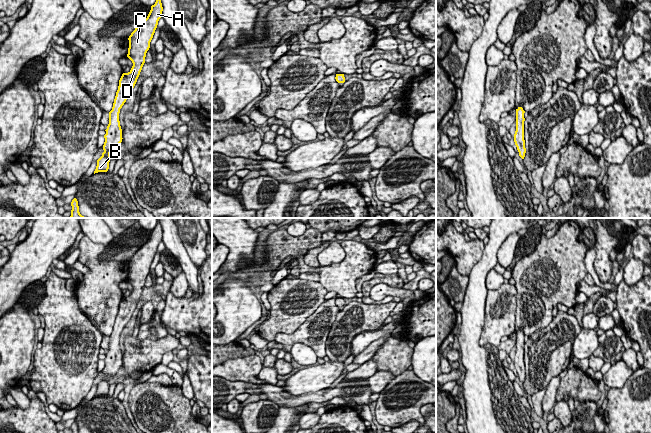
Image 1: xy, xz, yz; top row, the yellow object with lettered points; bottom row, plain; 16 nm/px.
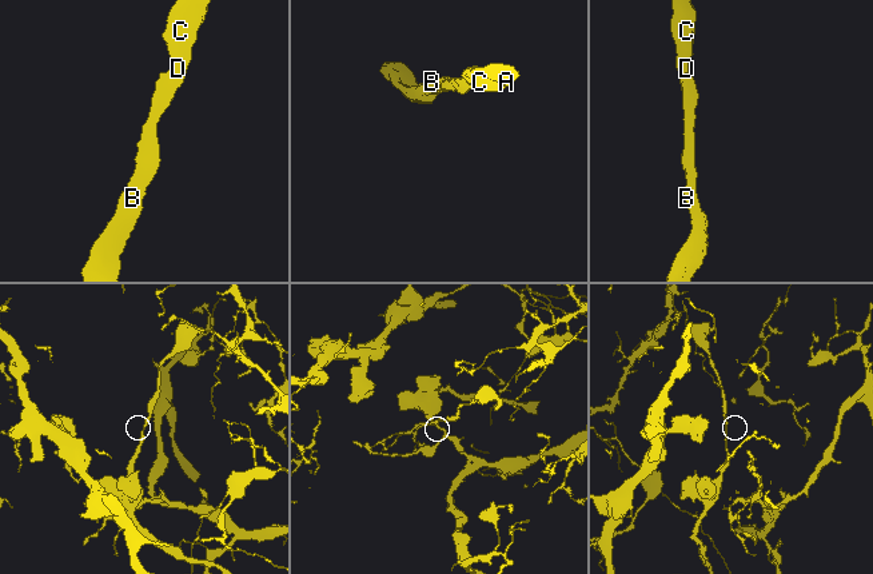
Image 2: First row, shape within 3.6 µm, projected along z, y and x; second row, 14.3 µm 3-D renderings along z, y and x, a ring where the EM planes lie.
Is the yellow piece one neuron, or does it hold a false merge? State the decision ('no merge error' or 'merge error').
merge error

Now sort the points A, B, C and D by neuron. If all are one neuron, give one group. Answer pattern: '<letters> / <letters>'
A C D / B

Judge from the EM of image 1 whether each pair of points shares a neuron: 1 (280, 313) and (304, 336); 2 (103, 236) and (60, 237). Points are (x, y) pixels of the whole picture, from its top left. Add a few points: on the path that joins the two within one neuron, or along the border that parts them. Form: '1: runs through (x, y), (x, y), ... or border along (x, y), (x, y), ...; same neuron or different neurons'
1: border along (314, 312), (292, 333), (278, 333), (275, 337); different neurons
2: border along (80, 228), (82, 232); different neurons

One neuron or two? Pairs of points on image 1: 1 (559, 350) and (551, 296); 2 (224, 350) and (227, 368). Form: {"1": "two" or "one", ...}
{"1": "two", "2": "two"}

